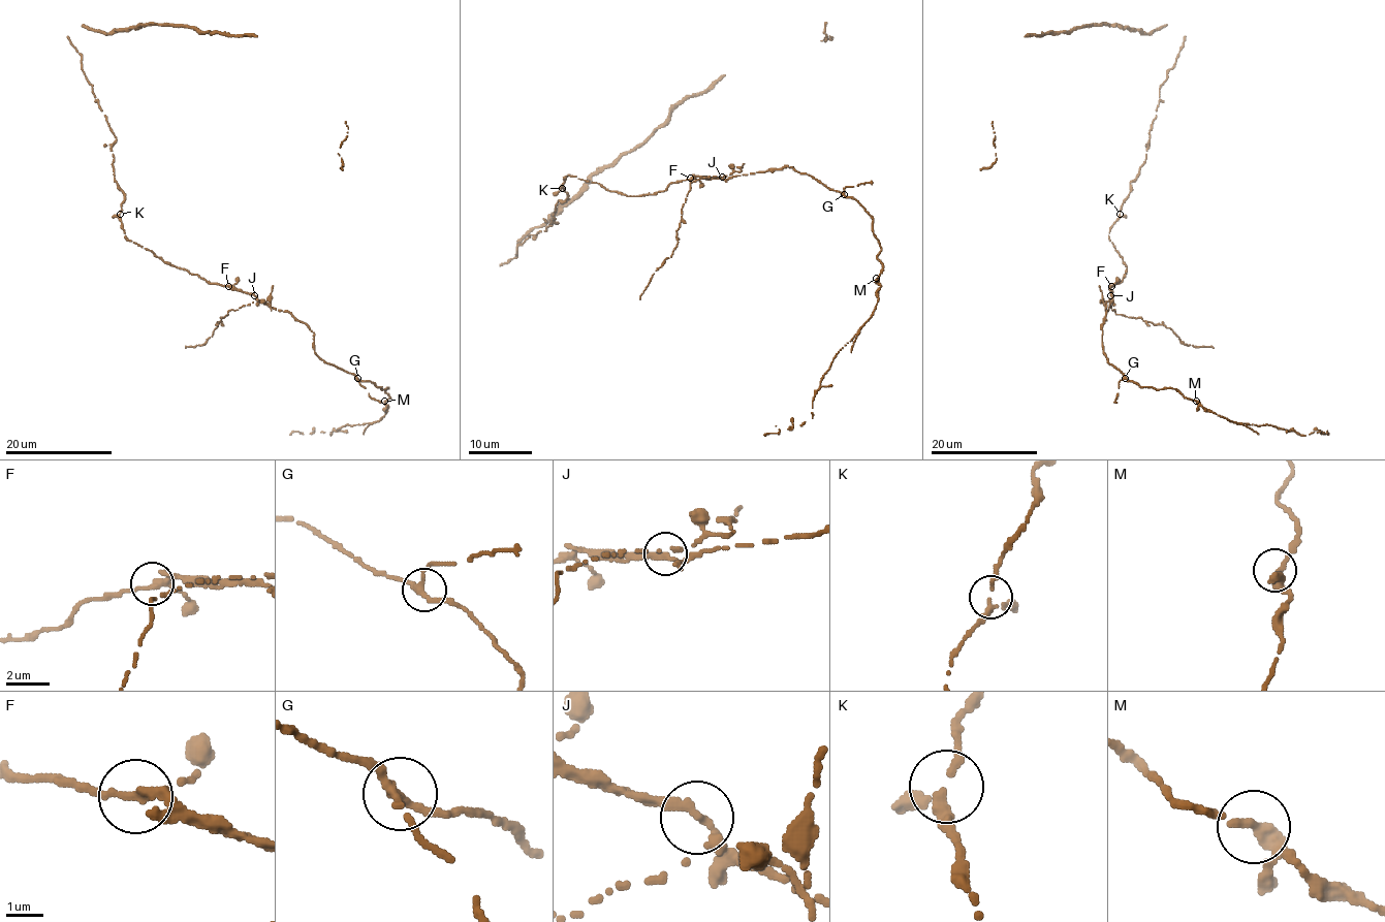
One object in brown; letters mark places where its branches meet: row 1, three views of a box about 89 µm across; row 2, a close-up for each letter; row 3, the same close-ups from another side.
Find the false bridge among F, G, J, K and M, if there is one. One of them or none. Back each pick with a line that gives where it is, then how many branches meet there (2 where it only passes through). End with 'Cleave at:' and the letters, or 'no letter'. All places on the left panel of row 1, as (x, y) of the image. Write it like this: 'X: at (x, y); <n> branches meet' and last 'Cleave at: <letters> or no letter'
J: at (254, 295); 3 branches meet
Cleave at: J

